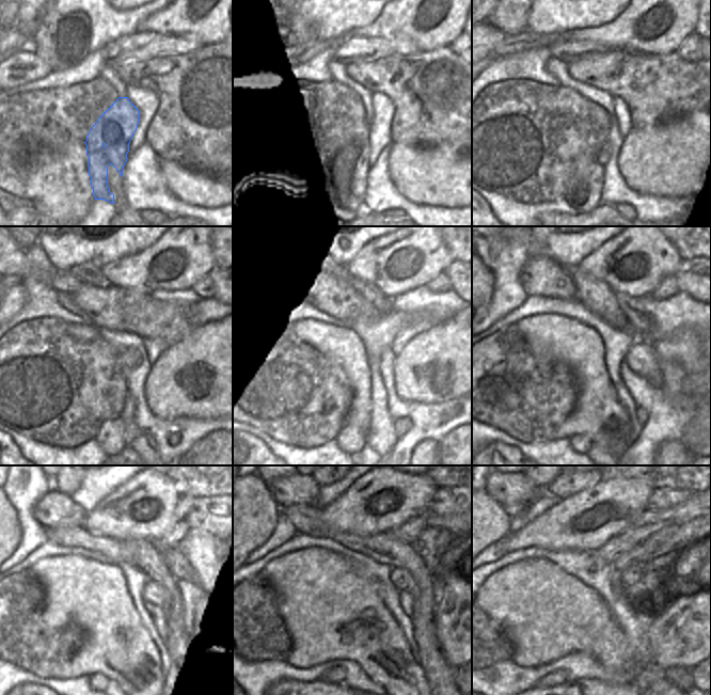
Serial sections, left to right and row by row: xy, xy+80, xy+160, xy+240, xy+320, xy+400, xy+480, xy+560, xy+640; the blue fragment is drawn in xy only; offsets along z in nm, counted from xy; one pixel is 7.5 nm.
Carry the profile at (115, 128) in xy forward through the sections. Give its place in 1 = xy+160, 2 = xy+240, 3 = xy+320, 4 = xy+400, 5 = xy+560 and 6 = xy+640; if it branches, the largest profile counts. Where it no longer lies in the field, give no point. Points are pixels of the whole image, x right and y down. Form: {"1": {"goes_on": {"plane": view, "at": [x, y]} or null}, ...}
{"1": {"goes_on": {"plane": "xy+160", "at": [585, 187]}}, "2": {"goes_on": {"plane": "xy+240", "at": [111, 436]}}, "3": {"goes_on": {"plane": "xy+320", "at": [350, 439]}}, "4": {"goes_on": {"plane": "xy+400", "at": [582, 443]}}, "5": {"goes_on": {"plane": "xy+560", "at": [336, 676]}}, "6": {"goes_on": {"plane": "xy+640", "at": [559, 677]}}}

